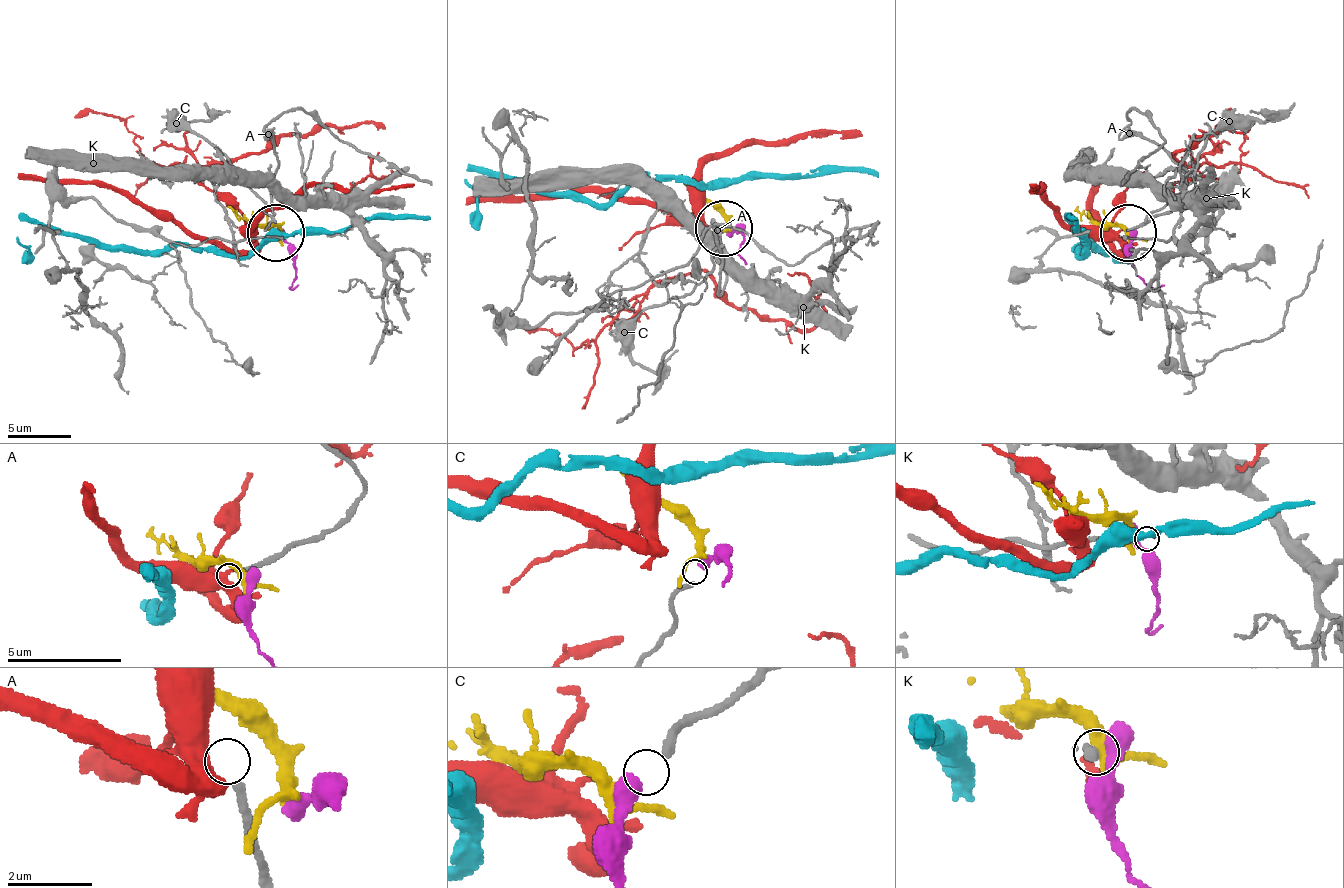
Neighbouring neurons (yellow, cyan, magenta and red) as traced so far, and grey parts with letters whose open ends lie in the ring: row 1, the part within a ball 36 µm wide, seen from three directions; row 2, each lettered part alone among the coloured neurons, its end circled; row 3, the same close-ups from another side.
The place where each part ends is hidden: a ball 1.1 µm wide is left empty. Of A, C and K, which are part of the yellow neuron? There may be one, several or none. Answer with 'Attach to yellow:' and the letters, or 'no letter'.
Attach to yellow: no letter

